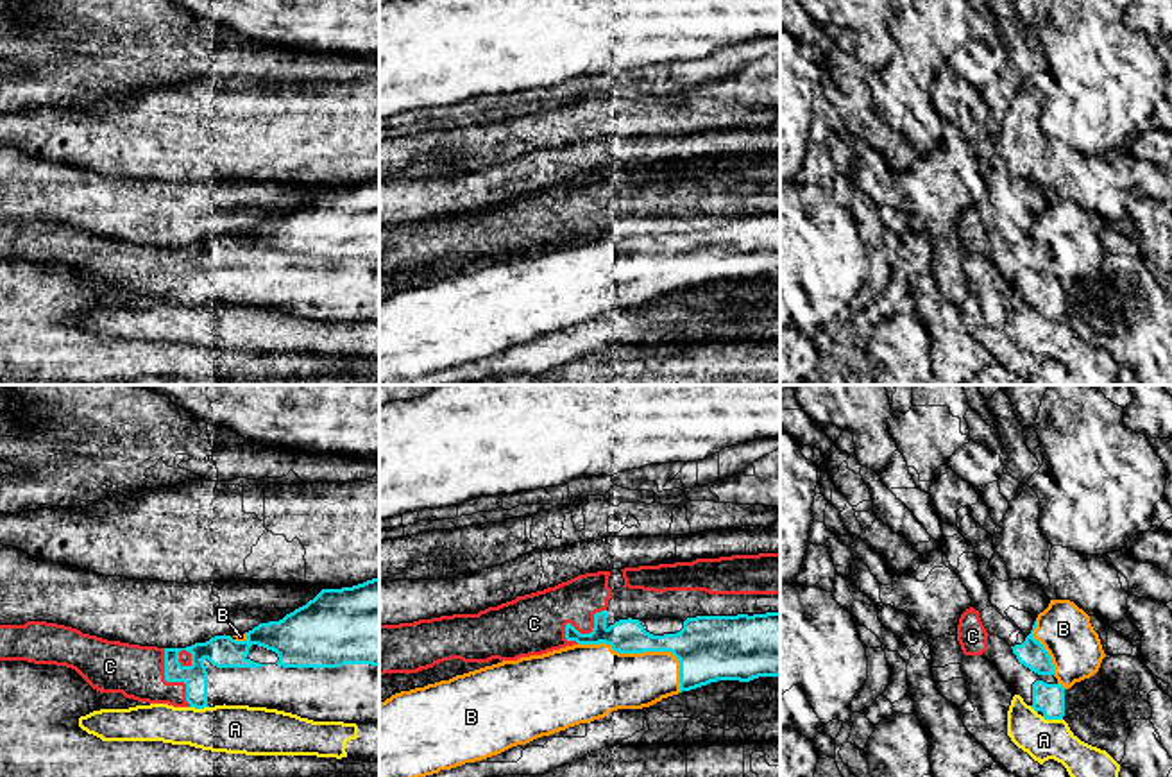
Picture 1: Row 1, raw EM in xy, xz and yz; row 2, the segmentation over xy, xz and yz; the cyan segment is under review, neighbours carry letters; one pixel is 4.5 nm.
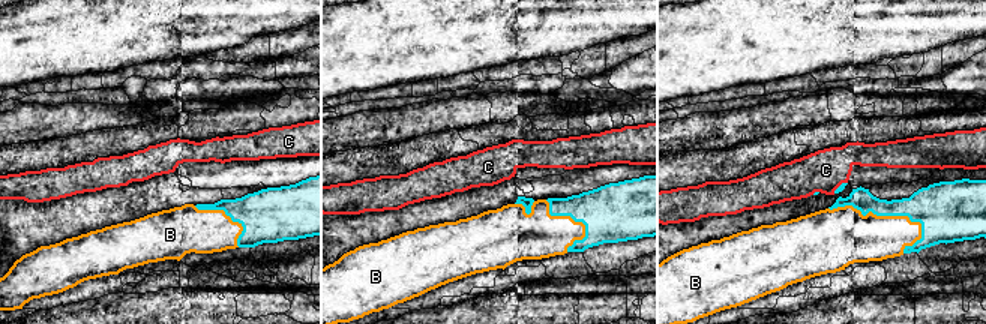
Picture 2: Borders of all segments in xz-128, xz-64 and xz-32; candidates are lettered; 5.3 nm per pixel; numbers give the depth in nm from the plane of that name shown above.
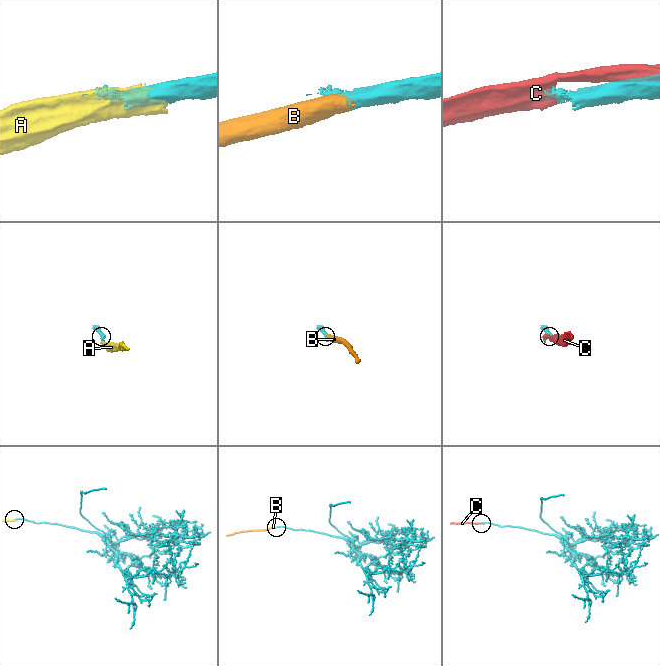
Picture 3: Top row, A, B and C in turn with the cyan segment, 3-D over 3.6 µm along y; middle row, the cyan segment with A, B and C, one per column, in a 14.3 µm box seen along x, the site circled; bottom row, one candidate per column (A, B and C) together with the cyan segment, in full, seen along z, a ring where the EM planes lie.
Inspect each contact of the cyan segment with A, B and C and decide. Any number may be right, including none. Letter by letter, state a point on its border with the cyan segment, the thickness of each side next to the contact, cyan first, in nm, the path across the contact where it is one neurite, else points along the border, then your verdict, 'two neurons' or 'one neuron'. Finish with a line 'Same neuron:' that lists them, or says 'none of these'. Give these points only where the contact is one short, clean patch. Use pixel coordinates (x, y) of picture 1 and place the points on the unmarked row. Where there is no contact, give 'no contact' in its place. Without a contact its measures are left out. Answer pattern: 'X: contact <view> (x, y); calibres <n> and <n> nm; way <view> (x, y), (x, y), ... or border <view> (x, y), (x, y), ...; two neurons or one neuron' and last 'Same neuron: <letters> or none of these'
A: contact yz (1053, 317); calibres 140 and 180 nm; two neurons
B: contact xz (645, 249); calibres 240 and 300 nm; one neuron
C: contact xz (586, 233); calibres 160 and 280 nm; two neurons
Same neuron: B

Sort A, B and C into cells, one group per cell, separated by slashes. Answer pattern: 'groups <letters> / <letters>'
groups A / B / C

